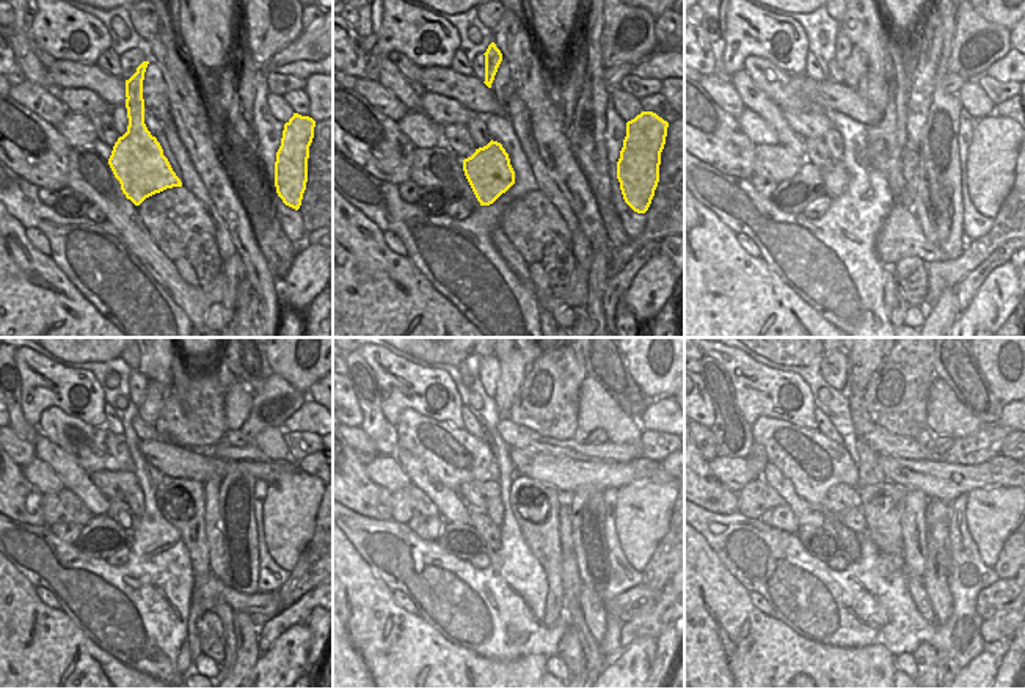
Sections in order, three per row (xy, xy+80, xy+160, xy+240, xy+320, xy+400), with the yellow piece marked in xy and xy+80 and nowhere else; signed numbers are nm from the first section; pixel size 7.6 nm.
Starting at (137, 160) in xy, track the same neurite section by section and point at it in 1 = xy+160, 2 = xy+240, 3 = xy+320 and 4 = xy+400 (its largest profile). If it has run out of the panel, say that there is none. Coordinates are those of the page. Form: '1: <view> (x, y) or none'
1: xy+160 (835, 181)
2: xy+240 (137, 380)
3: xy+320 (488, 369)
4: xy+400 (834, 369)

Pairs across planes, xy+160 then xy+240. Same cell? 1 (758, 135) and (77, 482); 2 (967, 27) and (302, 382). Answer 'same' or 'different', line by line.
1: different
2: different

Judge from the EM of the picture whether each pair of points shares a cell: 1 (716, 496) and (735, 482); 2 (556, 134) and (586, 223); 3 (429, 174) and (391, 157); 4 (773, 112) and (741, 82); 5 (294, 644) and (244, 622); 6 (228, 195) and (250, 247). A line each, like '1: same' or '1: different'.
1: different
2: same
3: different
4: same
5: different
6: same

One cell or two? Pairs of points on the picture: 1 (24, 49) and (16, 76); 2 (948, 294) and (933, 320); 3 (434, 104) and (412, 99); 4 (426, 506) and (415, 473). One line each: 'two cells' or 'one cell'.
1: two cells
2: one cell
3: two cells
4: two cells

